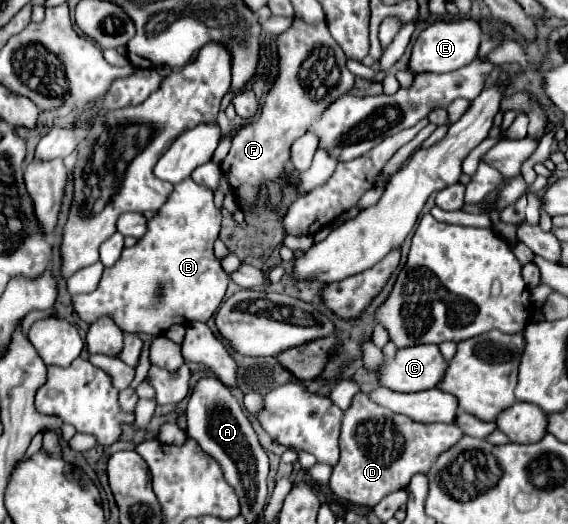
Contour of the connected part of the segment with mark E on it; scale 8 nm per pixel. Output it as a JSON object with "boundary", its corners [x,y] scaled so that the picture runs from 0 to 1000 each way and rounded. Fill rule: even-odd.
{"boundary":[[[806,34],[806,38],[768,38],[761,42],[732,76],[722,107],[722,130],[715,137],[701,137],[697,151],[708,168],[725,160],[732,137],[792,137],[806,134],[842,103],[842,88],[849,76],[849,53],[835,34]]]}

